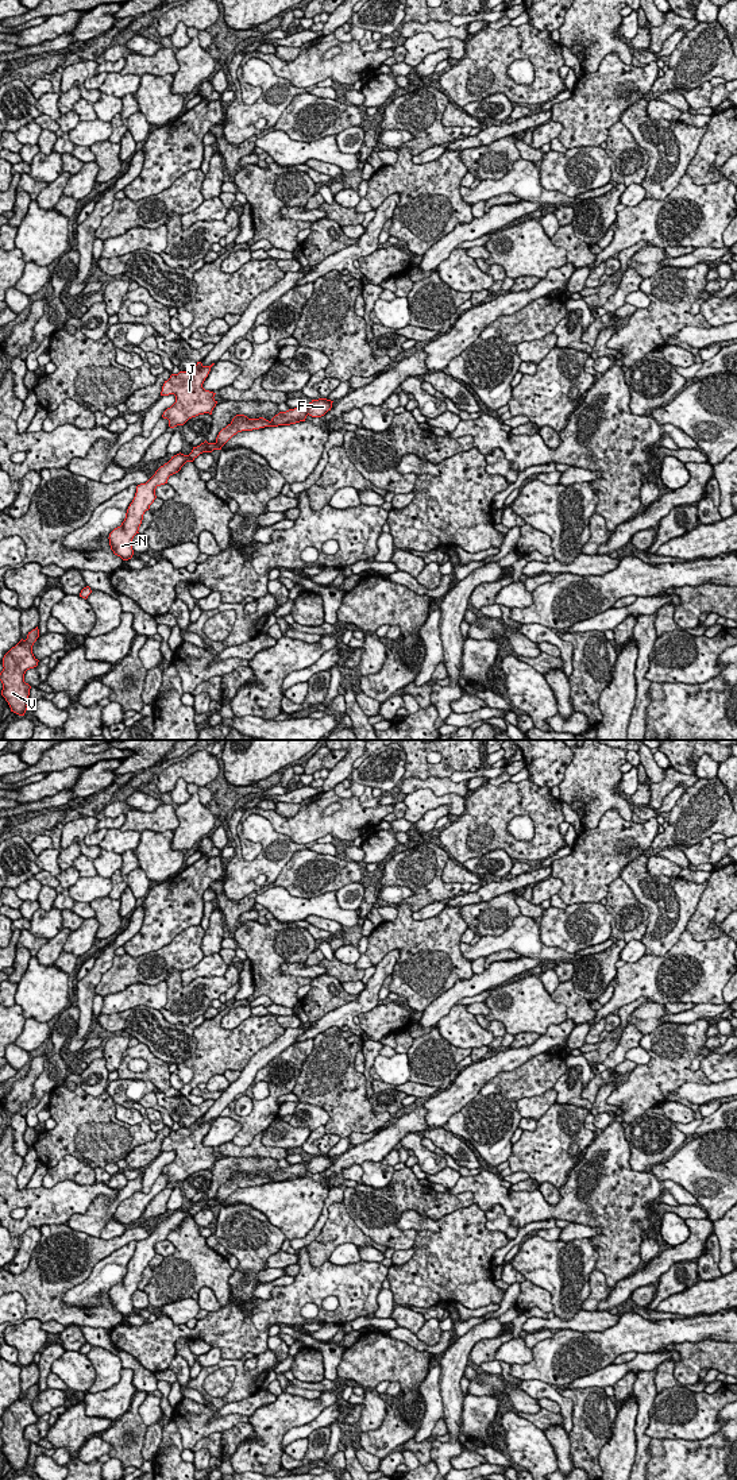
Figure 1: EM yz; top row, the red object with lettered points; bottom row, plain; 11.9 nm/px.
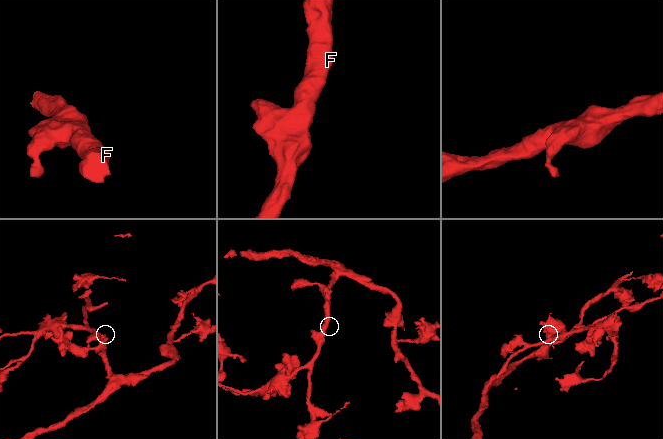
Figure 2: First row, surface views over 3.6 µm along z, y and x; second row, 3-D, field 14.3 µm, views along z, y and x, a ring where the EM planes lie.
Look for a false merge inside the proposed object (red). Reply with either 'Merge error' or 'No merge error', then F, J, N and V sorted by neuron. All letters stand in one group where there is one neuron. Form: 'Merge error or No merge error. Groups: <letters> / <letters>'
No merge error. Groups: F J N V

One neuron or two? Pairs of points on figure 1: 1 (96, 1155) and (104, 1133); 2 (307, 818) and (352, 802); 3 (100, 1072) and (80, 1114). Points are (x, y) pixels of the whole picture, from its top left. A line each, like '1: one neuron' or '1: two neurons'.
1: one neuron
2: one neuron
3: two neurons

